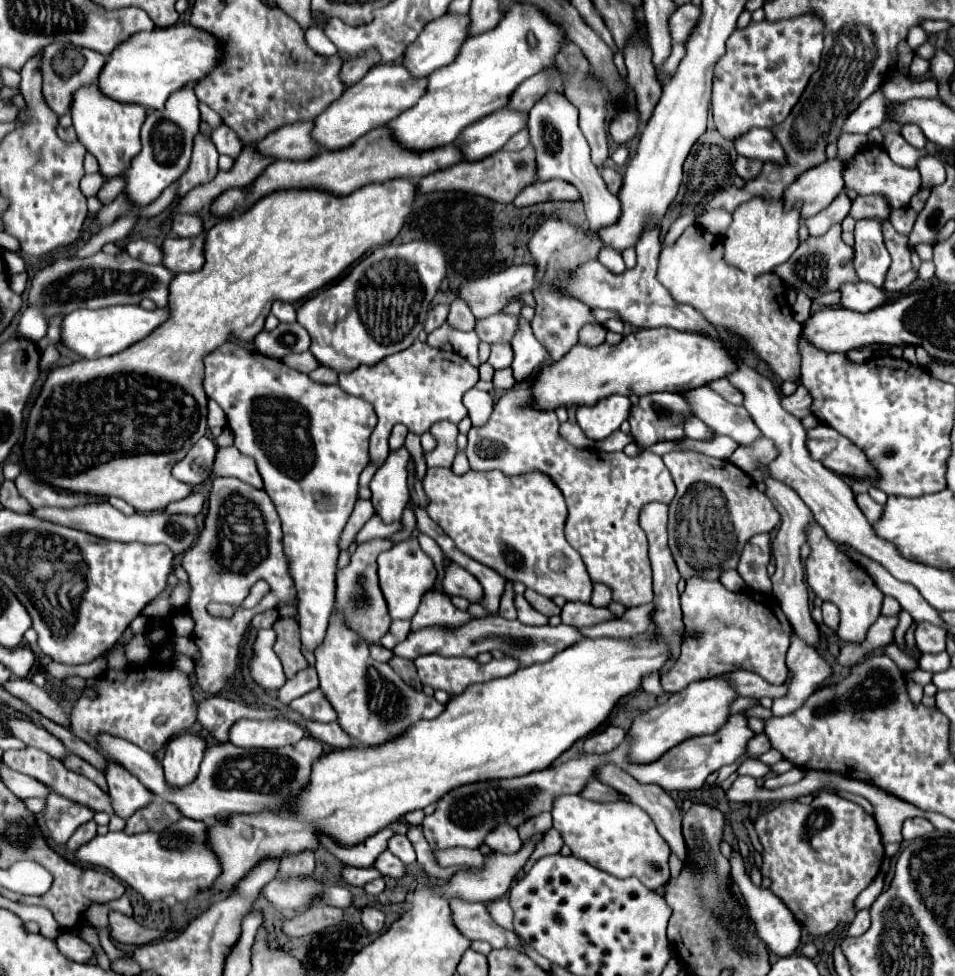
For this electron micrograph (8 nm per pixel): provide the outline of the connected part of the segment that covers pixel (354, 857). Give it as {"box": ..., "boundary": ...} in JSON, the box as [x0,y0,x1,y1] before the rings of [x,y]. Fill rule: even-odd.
{"box":[322,826,394,868],"boundary":[[[392,826],[380,830],[378,834],[370,836],[364,844],[358,844],[358,846],[352,846],[352,848],[344,848],[344,846],[338,846],[334,844],[330,838],[322,838],[322,844],[338,858],[342,860],[344,864],[350,864],[350,866],[364,866],[364,868],[370,868],[376,860],[376,856],[386,850],[386,842],[388,838],[394,834]]]}

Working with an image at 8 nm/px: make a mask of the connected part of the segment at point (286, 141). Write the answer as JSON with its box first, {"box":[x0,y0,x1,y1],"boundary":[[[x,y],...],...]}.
{"box":[256,120,320,160],"boundary":[[[312,120],[284,126],[258,142],[256,150],[262,156],[278,160],[308,160],[308,156],[314,156],[320,150],[312,148],[312,140],[308,140],[308,130],[312,130]]]}

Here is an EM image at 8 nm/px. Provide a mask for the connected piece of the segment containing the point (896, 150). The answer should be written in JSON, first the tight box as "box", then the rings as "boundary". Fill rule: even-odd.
{"box":[882,130,938,168],"boundary":[[[884,130],[884,142],[882,142],[882,146],[888,152],[888,156],[892,158],[892,162],[896,162],[898,166],[904,166],[904,168],[914,168],[916,160],[920,156],[924,156],[924,152],[932,152],[934,156],[938,156],[938,146],[936,144],[928,141],[926,148],[916,150],[916,148],[908,146],[908,142],[900,134],[896,134],[892,130]]]}

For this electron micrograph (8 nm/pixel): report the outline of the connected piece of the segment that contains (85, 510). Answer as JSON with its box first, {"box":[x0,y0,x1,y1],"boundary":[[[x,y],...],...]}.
{"box":[30,502,200,554],"boundary":[[[90,502],[90,504],[80,504],[74,508],[54,508],[54,506],[46,506],[46,508],[34,508],[30,510],[32,516],[40,518],[40,520],[48,520],[48,522],[56,522],[60,526],[68,526],[68,528],[76,528],[76,530],[84,530],[90,532],[94,536],[100,538],[108,538],[108,540],[120,540],[120,542],[144,542],[144,544],[166,544],[174,554],[182,554],[186,548],[190,548],[196,542],[196,536],[200,532],[200,526],[194,522],[192,516],[168,516],[162,512],[150,512],[150,514],[132,514],[132,516],[124,516],[122,512],[118,512],[114,506],[110,506],[110,502]]]}

